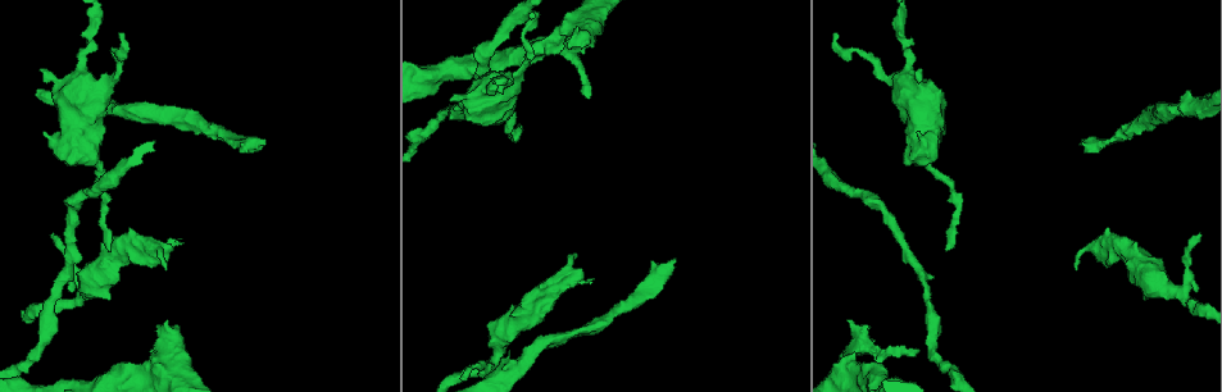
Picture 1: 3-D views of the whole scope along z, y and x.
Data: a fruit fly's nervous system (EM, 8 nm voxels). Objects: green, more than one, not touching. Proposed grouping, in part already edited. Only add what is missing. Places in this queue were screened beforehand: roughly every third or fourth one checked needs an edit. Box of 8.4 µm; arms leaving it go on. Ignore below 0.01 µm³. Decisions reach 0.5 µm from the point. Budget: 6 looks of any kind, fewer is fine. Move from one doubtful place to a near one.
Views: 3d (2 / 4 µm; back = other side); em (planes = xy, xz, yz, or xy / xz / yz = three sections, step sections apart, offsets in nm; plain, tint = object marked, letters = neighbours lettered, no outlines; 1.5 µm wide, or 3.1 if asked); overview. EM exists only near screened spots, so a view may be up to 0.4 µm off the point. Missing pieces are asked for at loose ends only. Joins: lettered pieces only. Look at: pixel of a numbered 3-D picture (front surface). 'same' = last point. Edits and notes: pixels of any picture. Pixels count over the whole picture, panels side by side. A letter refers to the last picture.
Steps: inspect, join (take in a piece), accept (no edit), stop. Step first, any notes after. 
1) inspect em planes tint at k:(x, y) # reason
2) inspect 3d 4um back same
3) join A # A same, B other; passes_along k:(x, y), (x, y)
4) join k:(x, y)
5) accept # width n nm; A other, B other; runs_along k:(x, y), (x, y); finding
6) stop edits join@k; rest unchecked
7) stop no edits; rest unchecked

inspect em planes letters at 1:(108, 250) # tapers out

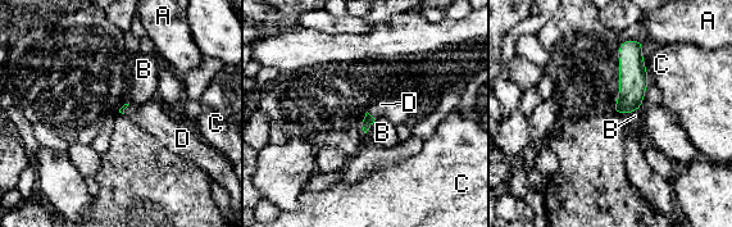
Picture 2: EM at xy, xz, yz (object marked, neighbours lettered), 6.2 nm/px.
join D # A other, B other, C other, D same; passes_along 2:(368, 121), (371, 116), (396, 112); it goes on there

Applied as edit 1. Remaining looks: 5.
inspect em planes letters at 1:(1076, 268) # free end

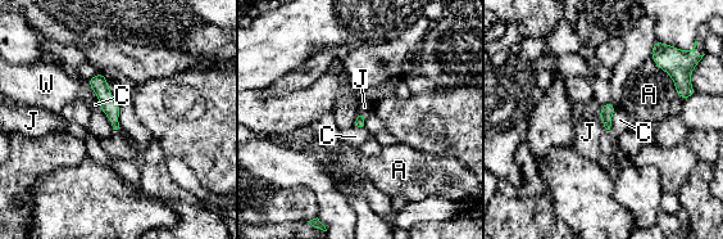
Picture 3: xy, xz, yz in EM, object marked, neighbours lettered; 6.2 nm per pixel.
accept # A other, C other, J other, W other; runs_along 3:(100, 76), (114, 122); none of them fits

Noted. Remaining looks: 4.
inspect em planes letters at 1:(675, 258) # long arm stops here

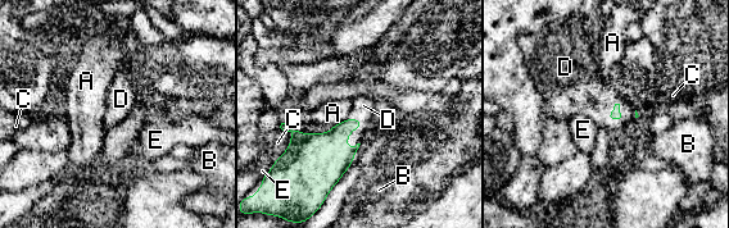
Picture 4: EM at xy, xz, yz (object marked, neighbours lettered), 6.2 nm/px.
join D # longest_contact D 220 nm; A other, B other, C other, D same, E other; the neuron continues

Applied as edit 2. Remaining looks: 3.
stop edits join@2, join@4; rest unchecked

